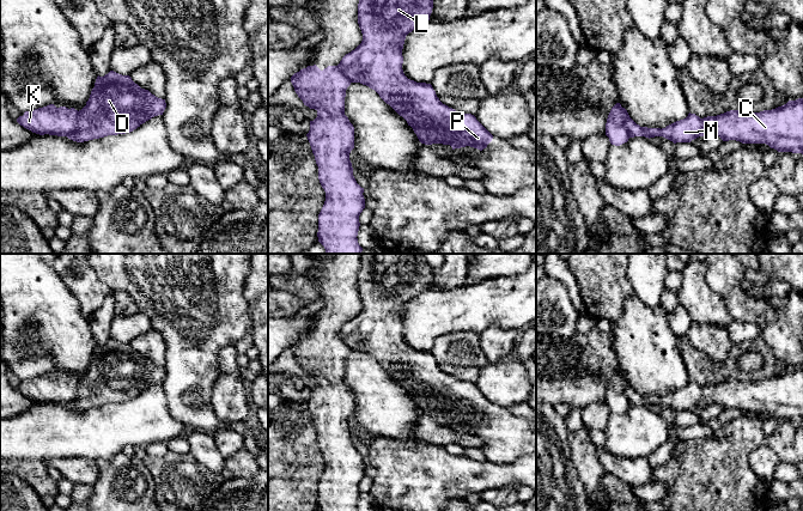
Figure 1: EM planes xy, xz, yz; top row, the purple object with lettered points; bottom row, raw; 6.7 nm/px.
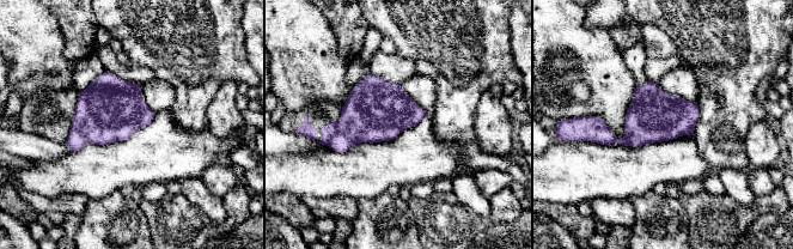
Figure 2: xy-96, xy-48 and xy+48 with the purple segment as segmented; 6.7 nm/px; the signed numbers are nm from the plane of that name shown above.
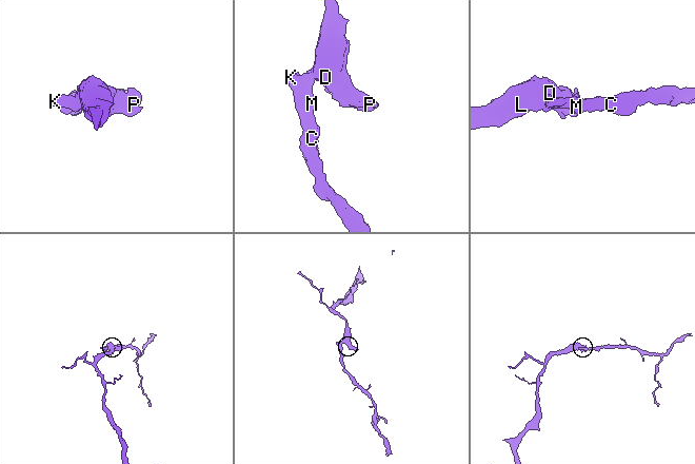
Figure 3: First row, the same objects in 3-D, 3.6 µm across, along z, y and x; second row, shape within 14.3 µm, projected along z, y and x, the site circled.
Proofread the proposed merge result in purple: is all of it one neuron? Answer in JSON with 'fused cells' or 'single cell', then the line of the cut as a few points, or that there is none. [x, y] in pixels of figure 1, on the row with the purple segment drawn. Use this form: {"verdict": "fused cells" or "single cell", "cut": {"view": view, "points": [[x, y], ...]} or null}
{"verdict": "fused cells", "cut": {"view": "yz", "points": [[624, 109], [627, 133], [631, 137]]}}

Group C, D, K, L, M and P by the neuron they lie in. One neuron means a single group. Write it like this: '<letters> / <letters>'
C K M / D L P

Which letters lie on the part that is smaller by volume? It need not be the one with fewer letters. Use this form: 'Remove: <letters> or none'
Remove: C, K, M

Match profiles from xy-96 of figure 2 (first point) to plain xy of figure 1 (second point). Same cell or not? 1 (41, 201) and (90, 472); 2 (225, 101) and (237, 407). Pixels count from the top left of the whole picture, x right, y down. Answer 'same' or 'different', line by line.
1: same
2: same

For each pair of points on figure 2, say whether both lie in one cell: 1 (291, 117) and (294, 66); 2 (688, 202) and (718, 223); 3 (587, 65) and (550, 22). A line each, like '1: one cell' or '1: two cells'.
1: two cells
2: one cell
3: one cell

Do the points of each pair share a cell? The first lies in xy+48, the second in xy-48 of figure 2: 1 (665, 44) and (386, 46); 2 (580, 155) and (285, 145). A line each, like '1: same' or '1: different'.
1: same
2: different

